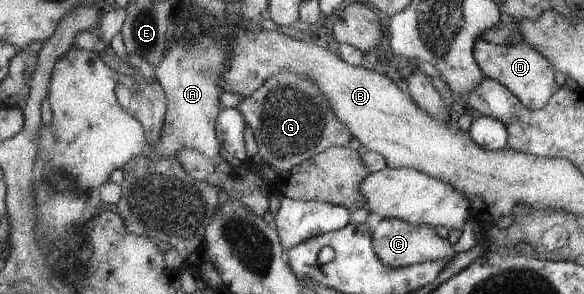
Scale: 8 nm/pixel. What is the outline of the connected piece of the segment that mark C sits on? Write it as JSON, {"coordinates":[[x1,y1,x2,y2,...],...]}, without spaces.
{"coordinates":[[382,219,379,222,372,234,372,247,379,260,382,260,387,267,393,268,436,261,437,259,449,259,457,255,455,248,447,242,447,238,441,238,435,232,435,227,413,226,399,219]]}

